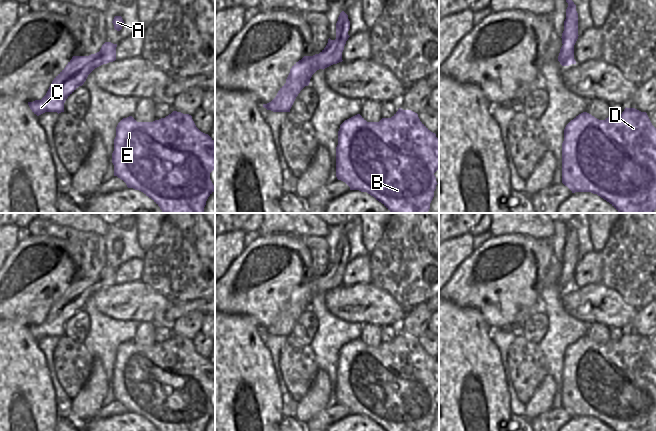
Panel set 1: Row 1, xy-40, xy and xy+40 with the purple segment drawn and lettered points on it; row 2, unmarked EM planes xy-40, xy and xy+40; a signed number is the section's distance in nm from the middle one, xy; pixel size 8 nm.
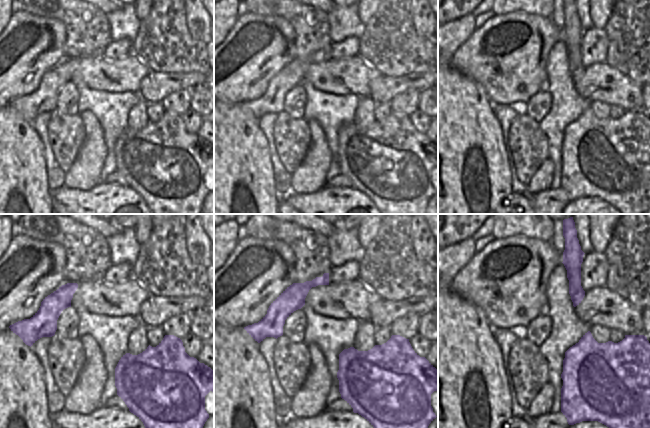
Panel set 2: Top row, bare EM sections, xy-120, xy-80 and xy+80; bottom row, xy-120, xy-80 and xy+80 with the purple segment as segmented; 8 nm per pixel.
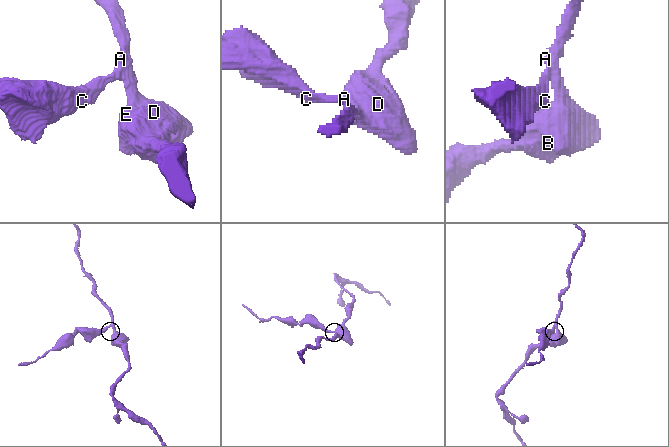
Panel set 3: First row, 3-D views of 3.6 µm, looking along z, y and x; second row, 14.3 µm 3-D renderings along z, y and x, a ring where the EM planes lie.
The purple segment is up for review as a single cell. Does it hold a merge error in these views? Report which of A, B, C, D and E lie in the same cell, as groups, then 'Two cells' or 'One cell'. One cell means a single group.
Groups: A C / B D E. Two cells.

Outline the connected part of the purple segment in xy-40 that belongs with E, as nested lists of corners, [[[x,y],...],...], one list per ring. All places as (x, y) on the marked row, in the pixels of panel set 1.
[[[173,111],[165,118],[153,122],[137,122],[132,116],[123,118],[116,127],[112,163],[114,165],[114,176],[123,180],[128,188],[139,190],[151,198],[160,207],[163,213],[204,213],[206,201],[215,191],[215,186],[210,179],[210,173],[215,169],[215,141],[208,134],[201,132],[196,127],[192,116],[189,114]]]

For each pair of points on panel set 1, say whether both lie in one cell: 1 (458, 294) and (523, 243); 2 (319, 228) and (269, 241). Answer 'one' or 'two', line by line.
1: one
2: two

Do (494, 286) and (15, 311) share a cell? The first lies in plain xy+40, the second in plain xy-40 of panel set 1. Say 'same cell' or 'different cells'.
same cell

